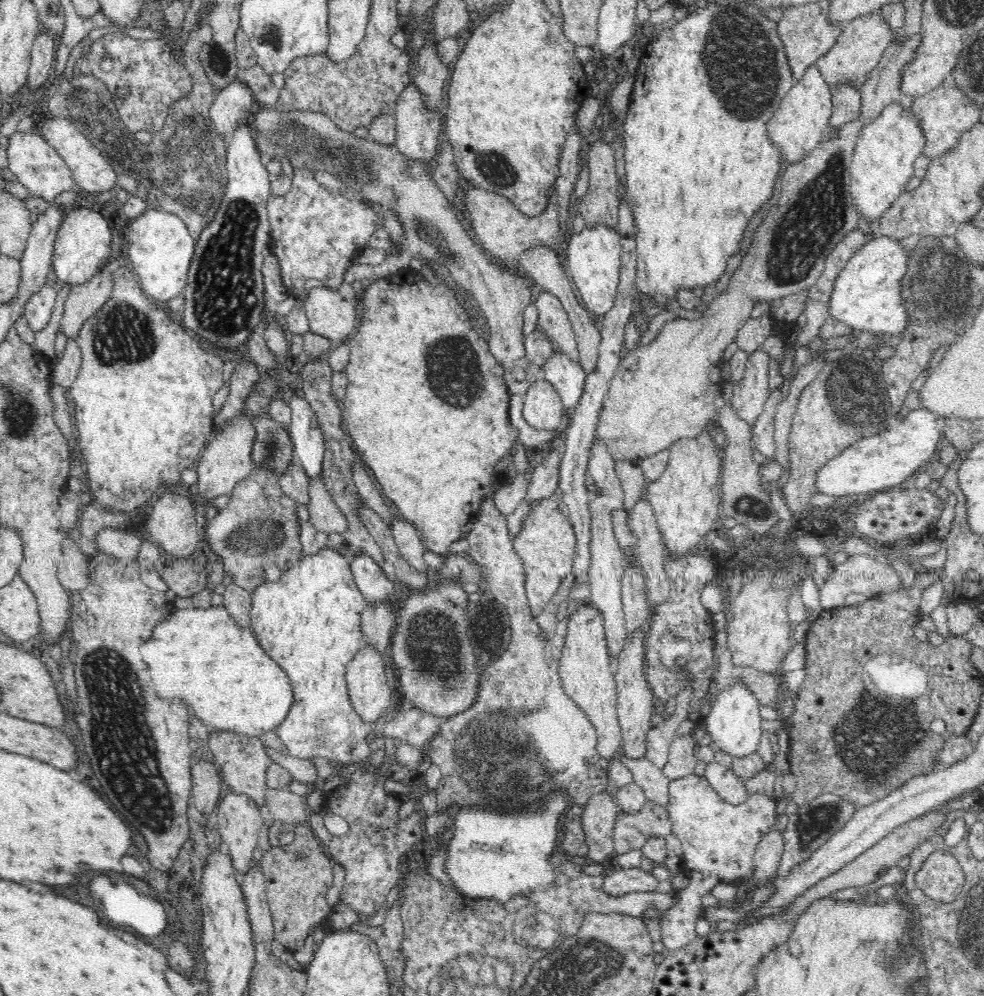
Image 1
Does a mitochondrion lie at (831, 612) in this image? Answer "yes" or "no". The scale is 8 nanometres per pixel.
no

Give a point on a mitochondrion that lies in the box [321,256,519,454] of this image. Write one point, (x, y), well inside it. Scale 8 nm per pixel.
(456, 375)

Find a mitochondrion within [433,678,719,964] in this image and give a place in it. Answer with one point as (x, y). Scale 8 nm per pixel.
(494, 754)

